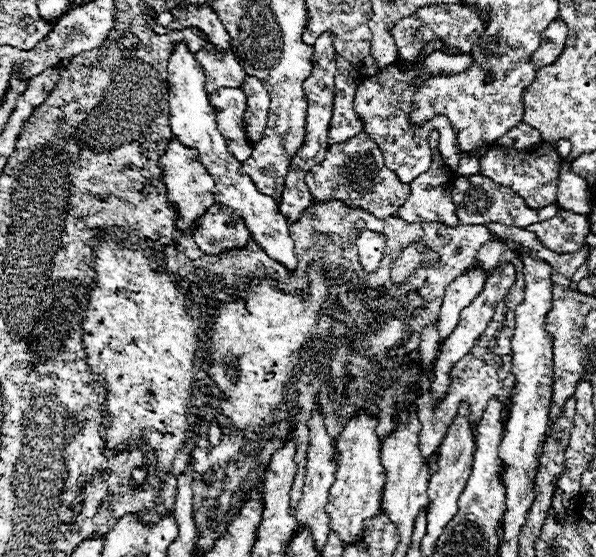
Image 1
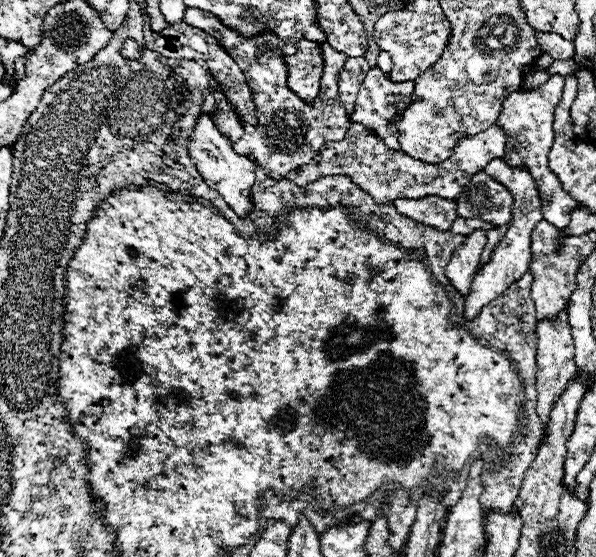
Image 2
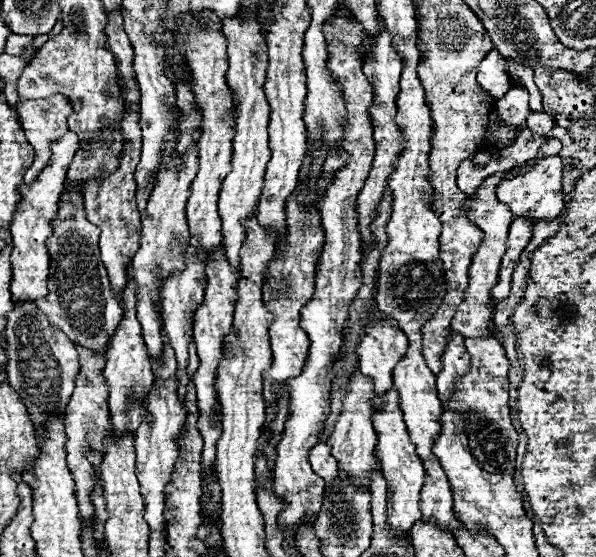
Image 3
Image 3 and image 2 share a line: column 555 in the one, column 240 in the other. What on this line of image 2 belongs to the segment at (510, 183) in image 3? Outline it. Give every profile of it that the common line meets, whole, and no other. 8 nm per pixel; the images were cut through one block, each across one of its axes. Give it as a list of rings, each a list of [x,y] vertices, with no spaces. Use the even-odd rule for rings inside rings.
[[[202,114],[196,122],[194,134],[190,136],[190,144],[188,144],[188,154],[194,162],[194,166],[198,168],[198,172],[202,174],[202,178],[206,178],[206,184],[212,190],[216,190],[240,218],[244,218],[252,212],[252,208],[254,208],[252,186],[256,182],[254,164],[250,158],[238,156],[232,150],[232,142],[216,130],[216,126],[208,114]]]

